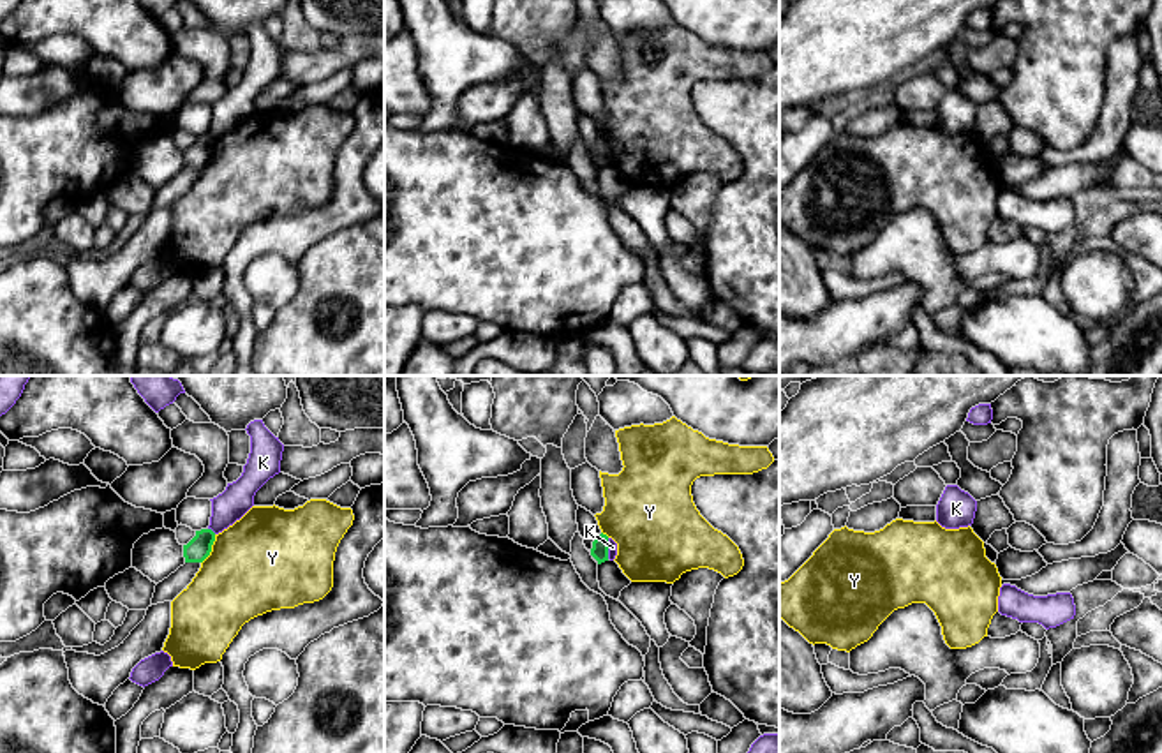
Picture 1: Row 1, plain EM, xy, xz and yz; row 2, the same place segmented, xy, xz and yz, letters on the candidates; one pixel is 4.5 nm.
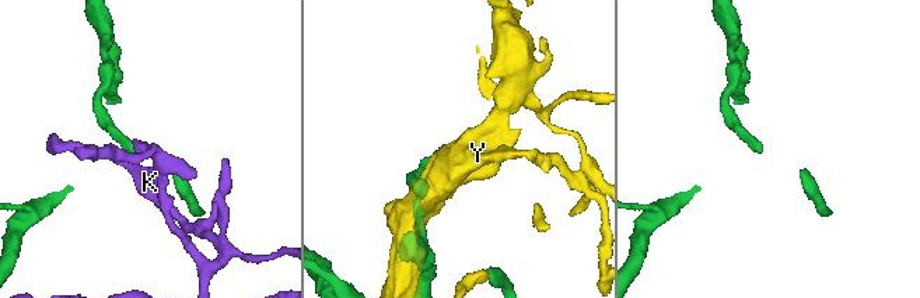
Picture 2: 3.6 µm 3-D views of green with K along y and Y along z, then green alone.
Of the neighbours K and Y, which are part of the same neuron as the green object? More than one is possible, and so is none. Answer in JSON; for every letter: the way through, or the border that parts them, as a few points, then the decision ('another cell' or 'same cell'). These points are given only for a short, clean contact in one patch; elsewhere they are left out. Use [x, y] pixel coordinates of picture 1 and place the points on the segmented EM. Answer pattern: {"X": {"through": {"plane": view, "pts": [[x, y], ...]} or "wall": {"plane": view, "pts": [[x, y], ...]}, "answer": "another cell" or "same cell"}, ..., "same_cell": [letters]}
{"K": {"wall": {"plane": "xy", "pts": [[208, 528], [216, 533]]}, "answer": "another cell"}, "Y": {"answer": "another cell"}, "same_cell": []}

